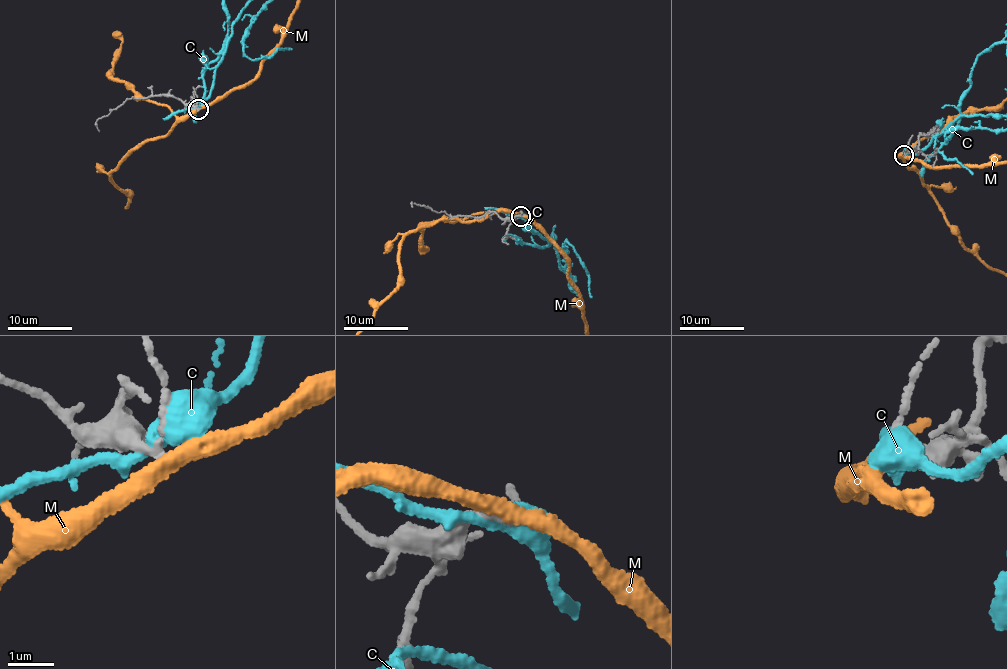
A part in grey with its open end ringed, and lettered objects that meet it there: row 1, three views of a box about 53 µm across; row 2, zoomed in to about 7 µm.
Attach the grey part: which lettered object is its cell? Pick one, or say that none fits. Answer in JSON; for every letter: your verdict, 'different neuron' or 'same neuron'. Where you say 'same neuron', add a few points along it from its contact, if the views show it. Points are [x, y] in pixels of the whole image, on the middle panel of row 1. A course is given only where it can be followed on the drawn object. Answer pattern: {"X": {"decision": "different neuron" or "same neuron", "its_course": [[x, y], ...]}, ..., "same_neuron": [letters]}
{"C": {"decision": "different neuron"}, "M": {"decision": "different neuron"}, "same_neuron": []}

